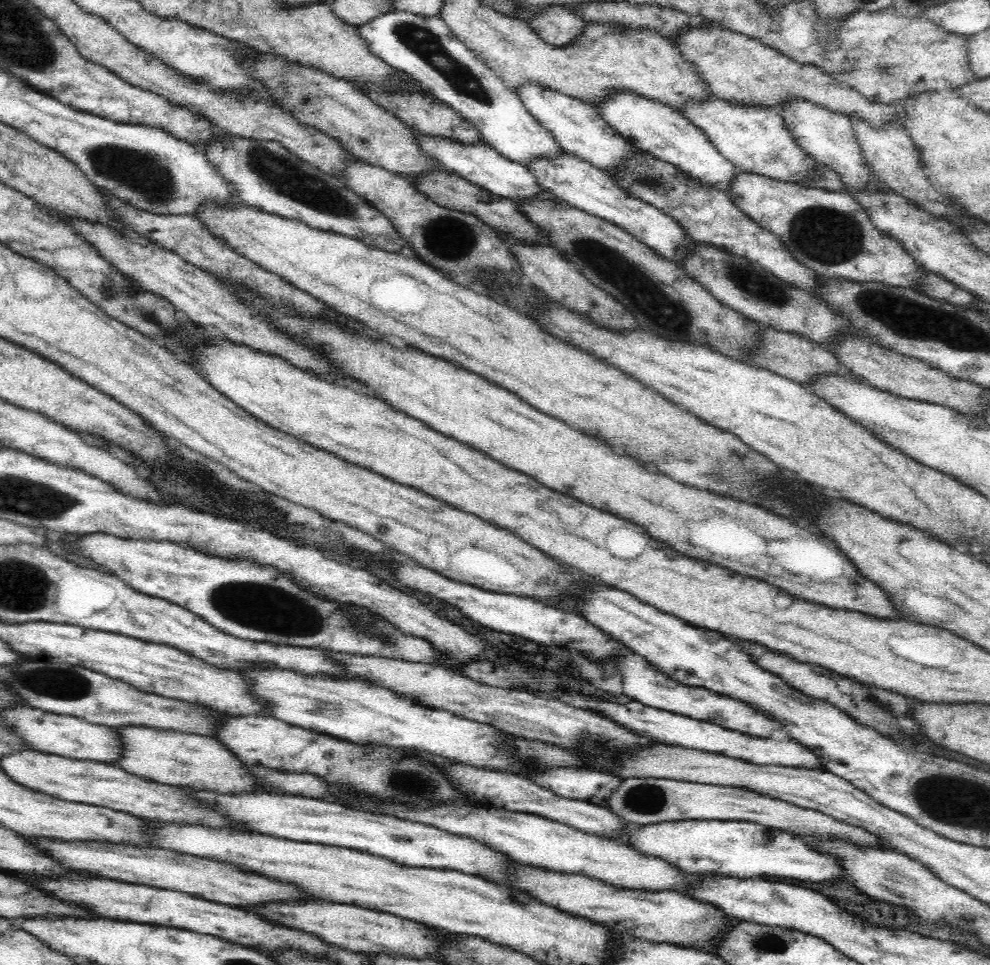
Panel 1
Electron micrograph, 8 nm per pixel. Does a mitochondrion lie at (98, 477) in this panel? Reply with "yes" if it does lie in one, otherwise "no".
no

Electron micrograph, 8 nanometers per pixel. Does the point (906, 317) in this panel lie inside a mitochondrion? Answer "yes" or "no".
yes

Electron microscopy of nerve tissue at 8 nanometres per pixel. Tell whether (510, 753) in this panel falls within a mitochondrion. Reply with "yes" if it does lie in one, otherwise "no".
no

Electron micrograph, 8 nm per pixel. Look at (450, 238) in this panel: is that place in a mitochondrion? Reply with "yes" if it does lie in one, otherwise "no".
yes

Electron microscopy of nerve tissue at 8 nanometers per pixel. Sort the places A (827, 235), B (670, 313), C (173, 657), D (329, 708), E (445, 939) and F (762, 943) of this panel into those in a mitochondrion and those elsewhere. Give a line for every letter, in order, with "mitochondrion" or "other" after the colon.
A: mitochondrion
B: mitochondrion
C: other
D: mitochondrion
E: other
F: mitochondrion

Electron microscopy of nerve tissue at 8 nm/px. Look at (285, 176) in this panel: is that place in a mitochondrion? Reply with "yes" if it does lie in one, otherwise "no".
yes

